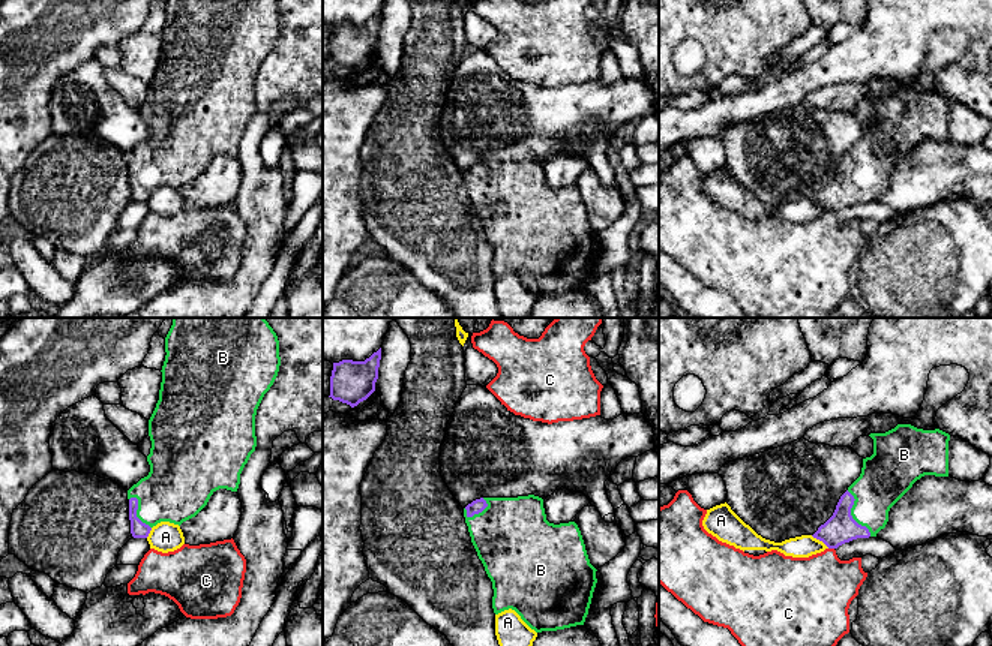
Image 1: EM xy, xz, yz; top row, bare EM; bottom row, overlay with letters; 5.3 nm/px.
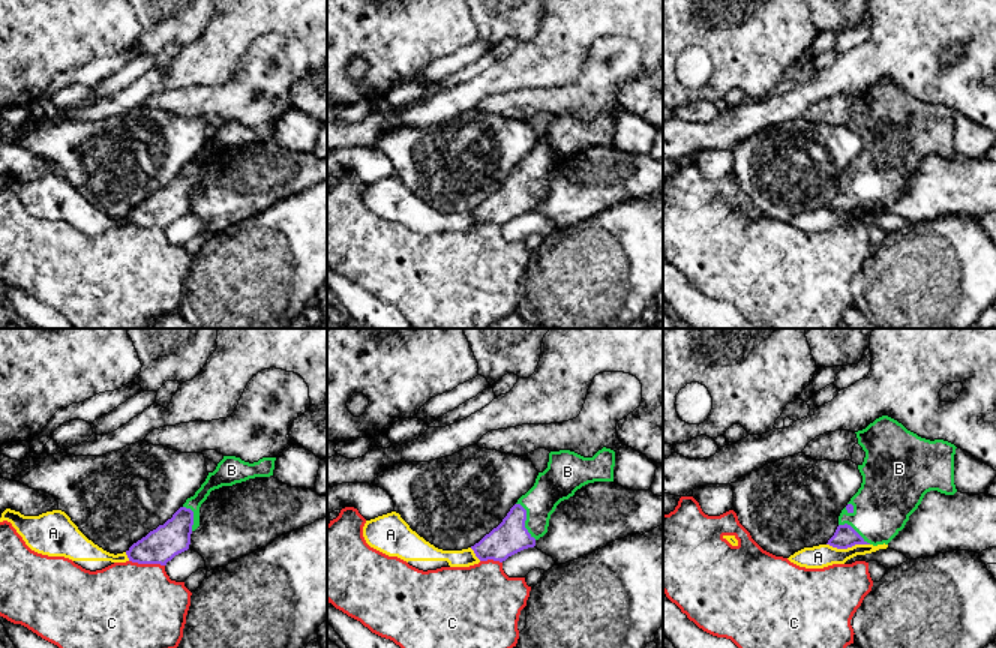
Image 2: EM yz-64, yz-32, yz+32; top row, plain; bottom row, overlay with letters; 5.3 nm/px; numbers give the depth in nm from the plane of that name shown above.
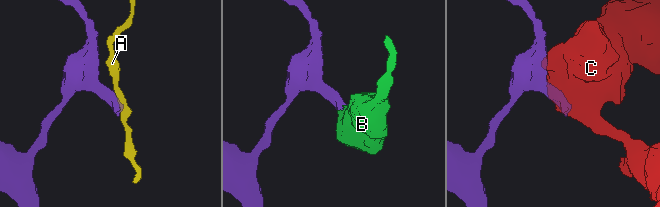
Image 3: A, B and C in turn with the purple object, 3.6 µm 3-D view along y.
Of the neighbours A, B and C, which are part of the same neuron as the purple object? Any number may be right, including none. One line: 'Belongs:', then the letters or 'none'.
Belongs: B

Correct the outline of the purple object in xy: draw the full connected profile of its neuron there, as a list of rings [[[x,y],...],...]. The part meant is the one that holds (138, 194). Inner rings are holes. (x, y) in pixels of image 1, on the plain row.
[[[167,0],[165,16],[159,64],[149,84],[150,136],[128,154],[134,202],[147,202],[161,186],[180,190],[195,181],[219,153],[237,156],[240,138],[257,111],[257,73],[281,30],[278,0]]]

